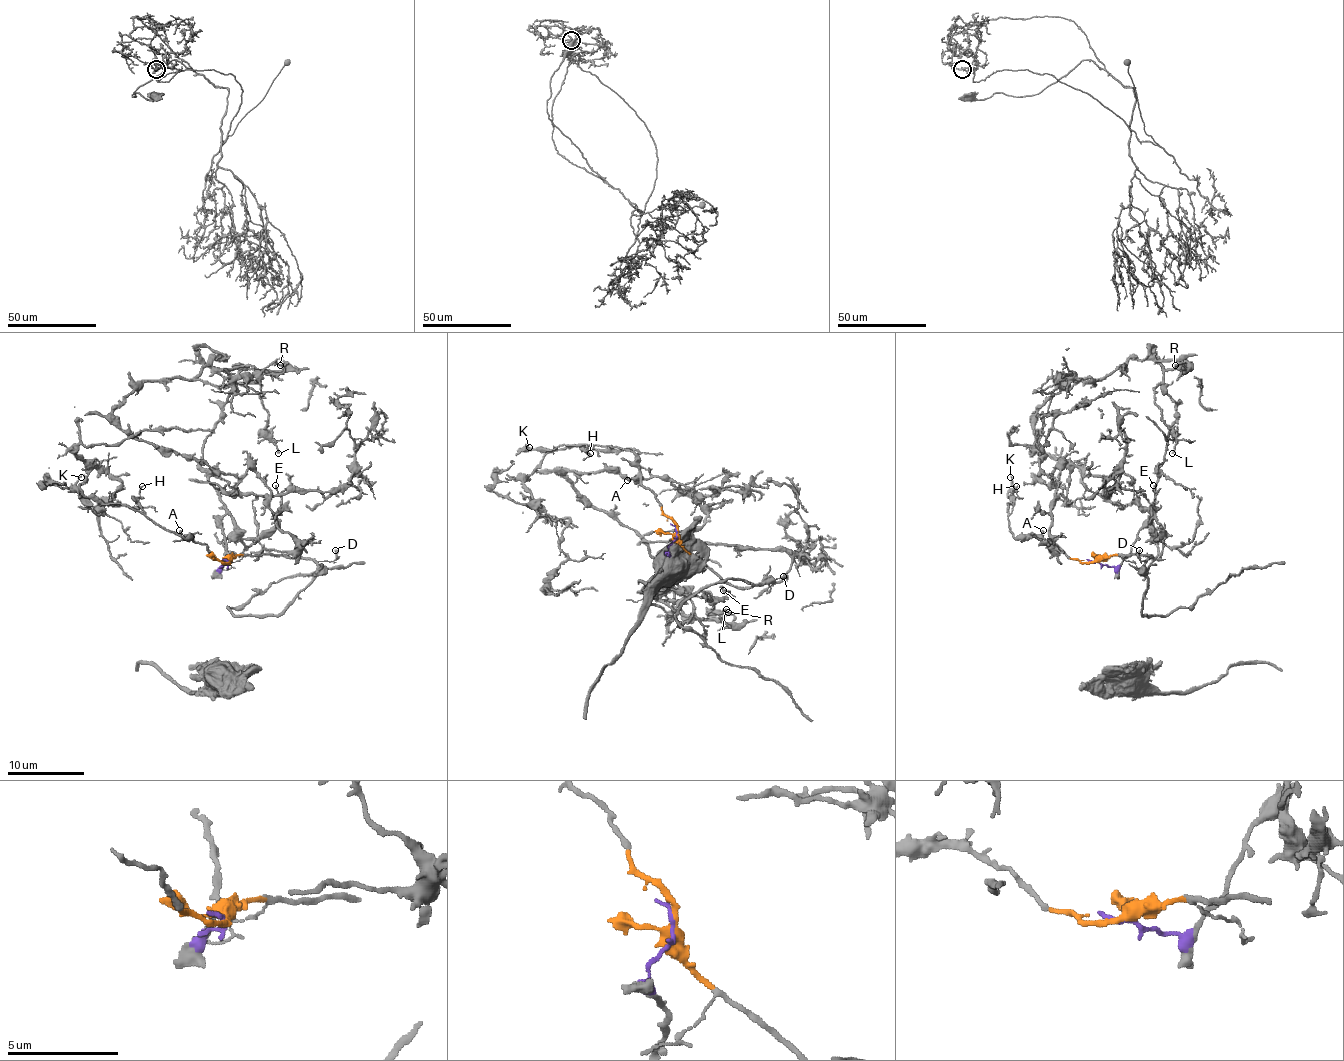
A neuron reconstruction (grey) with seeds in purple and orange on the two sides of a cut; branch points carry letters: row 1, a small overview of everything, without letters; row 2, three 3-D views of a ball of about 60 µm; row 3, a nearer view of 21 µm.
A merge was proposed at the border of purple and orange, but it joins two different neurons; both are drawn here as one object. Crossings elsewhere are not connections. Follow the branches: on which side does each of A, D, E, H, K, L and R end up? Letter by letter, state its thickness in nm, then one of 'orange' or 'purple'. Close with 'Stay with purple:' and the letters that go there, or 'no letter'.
A: 160 nm thick; orange
D: 200 nm thick; orange
E: 140 nm thick; purple
H: 140 nm thick; orange
K: 110 nm thick; orange
L: 170 nm thick; purple
R: 150 nm thick; purple
Stay with purple: E, L, R

